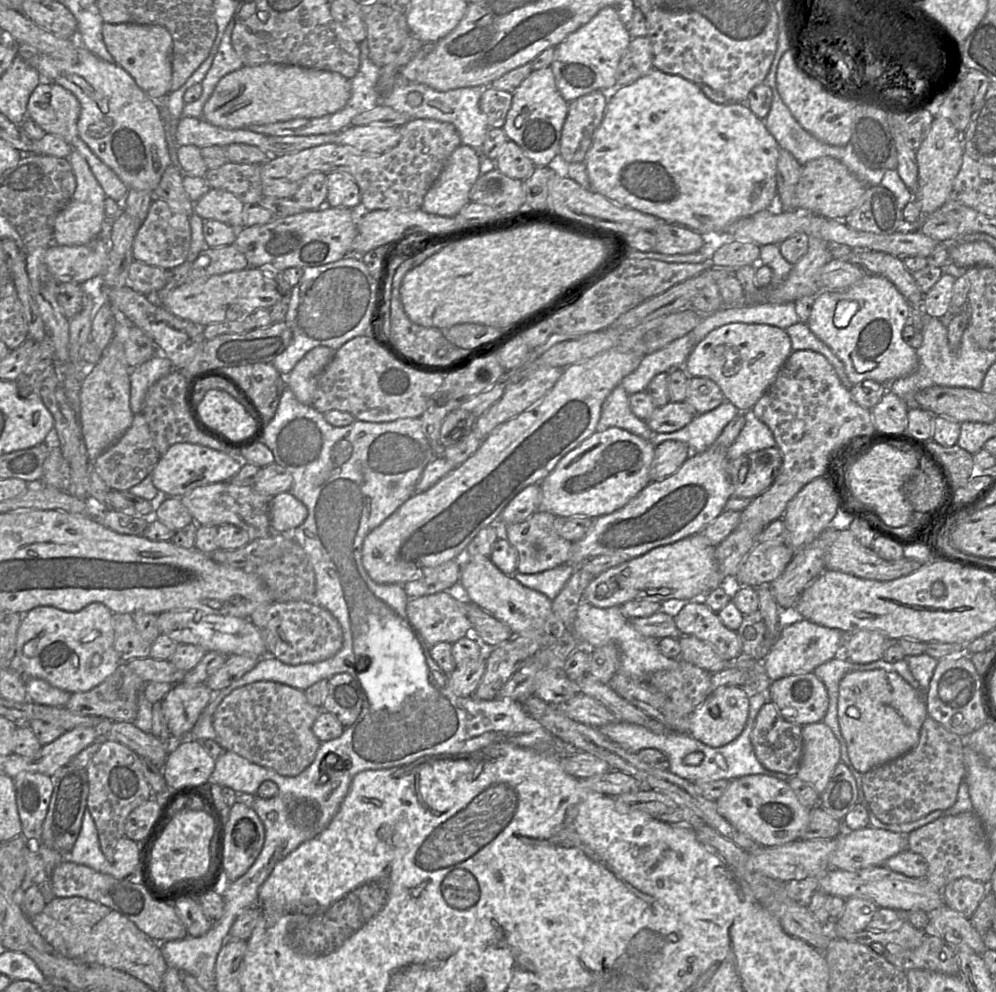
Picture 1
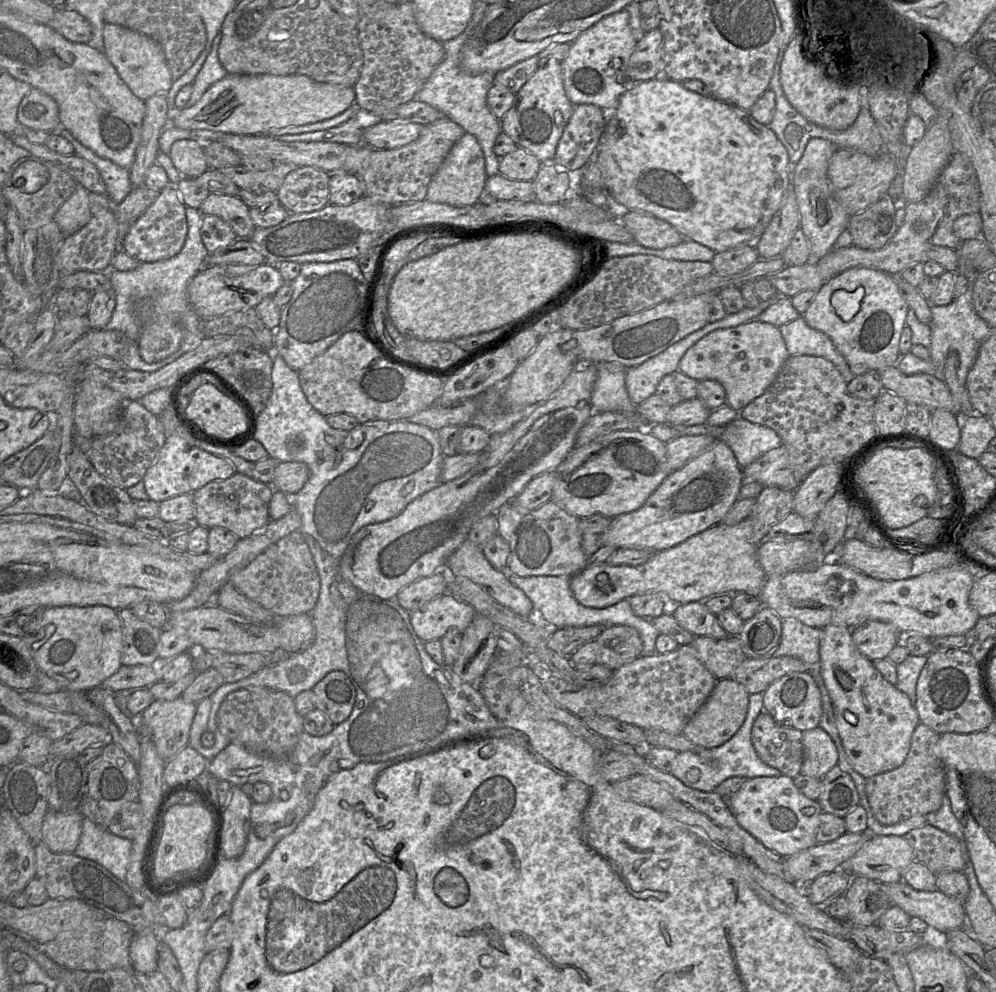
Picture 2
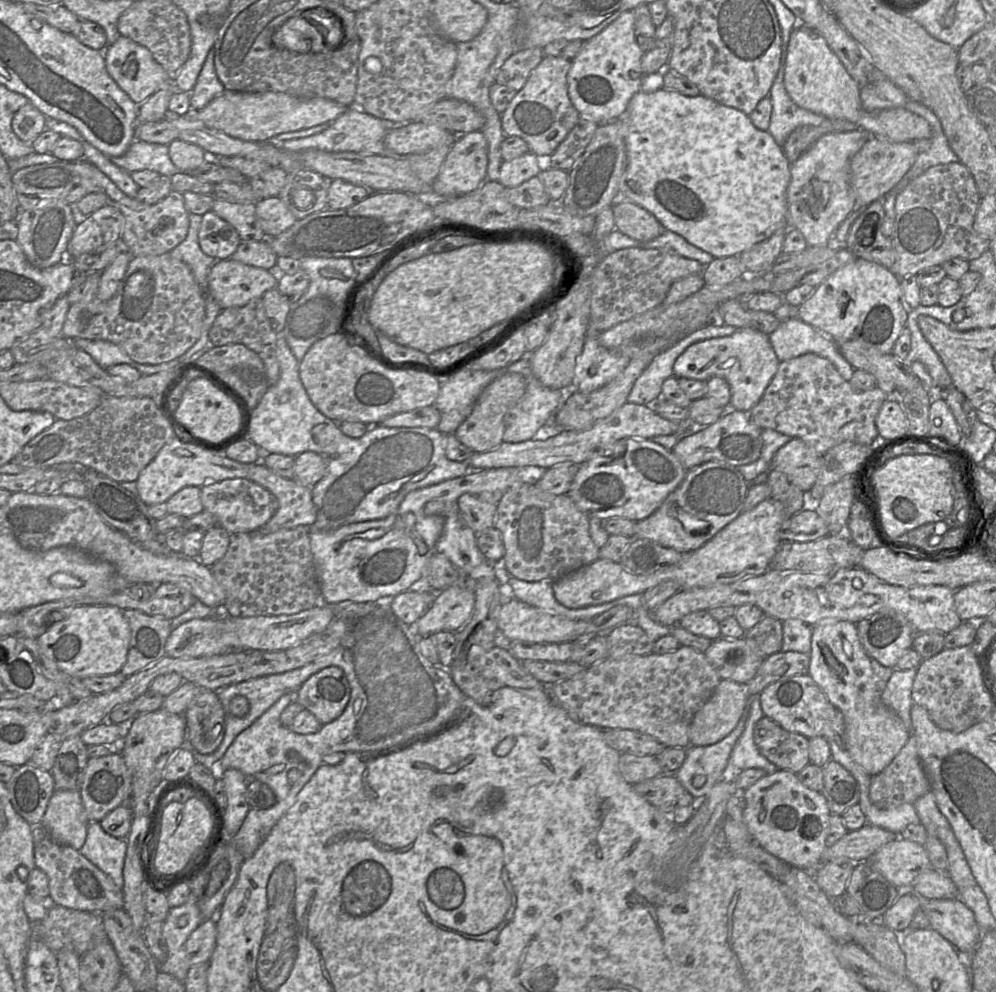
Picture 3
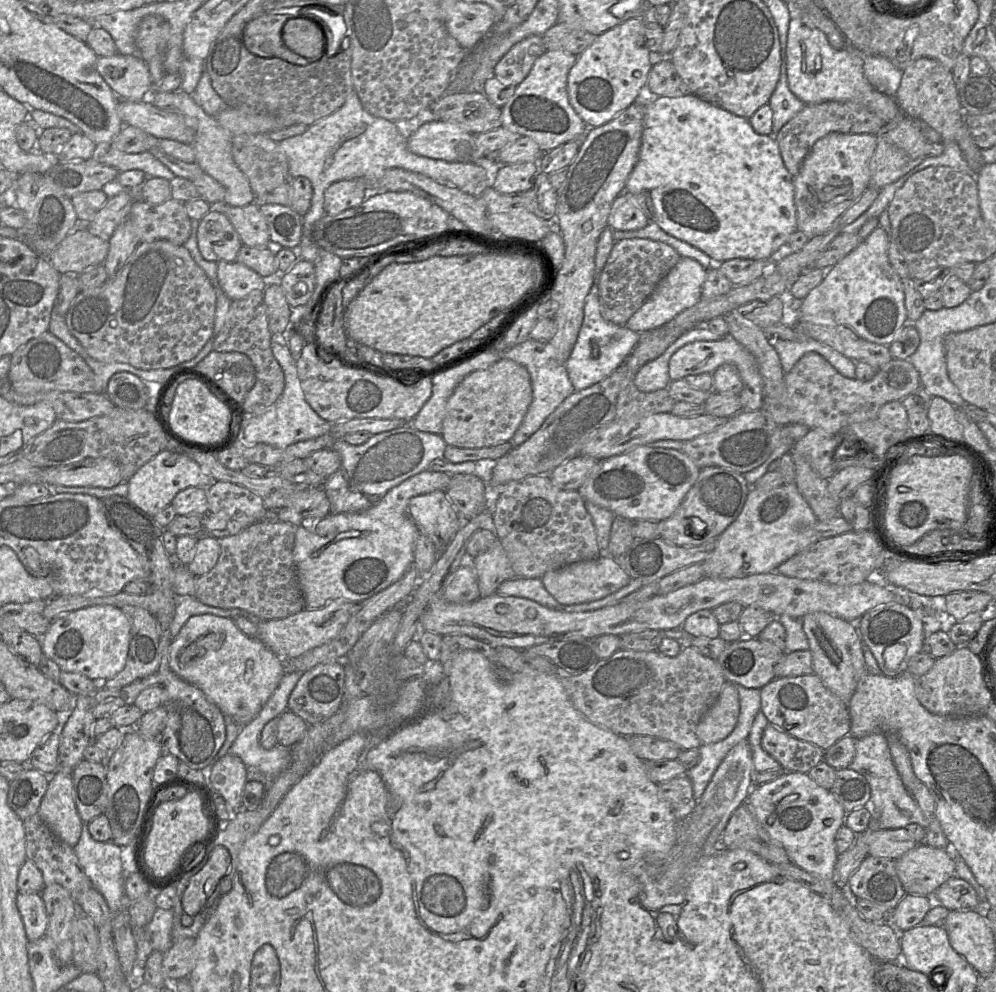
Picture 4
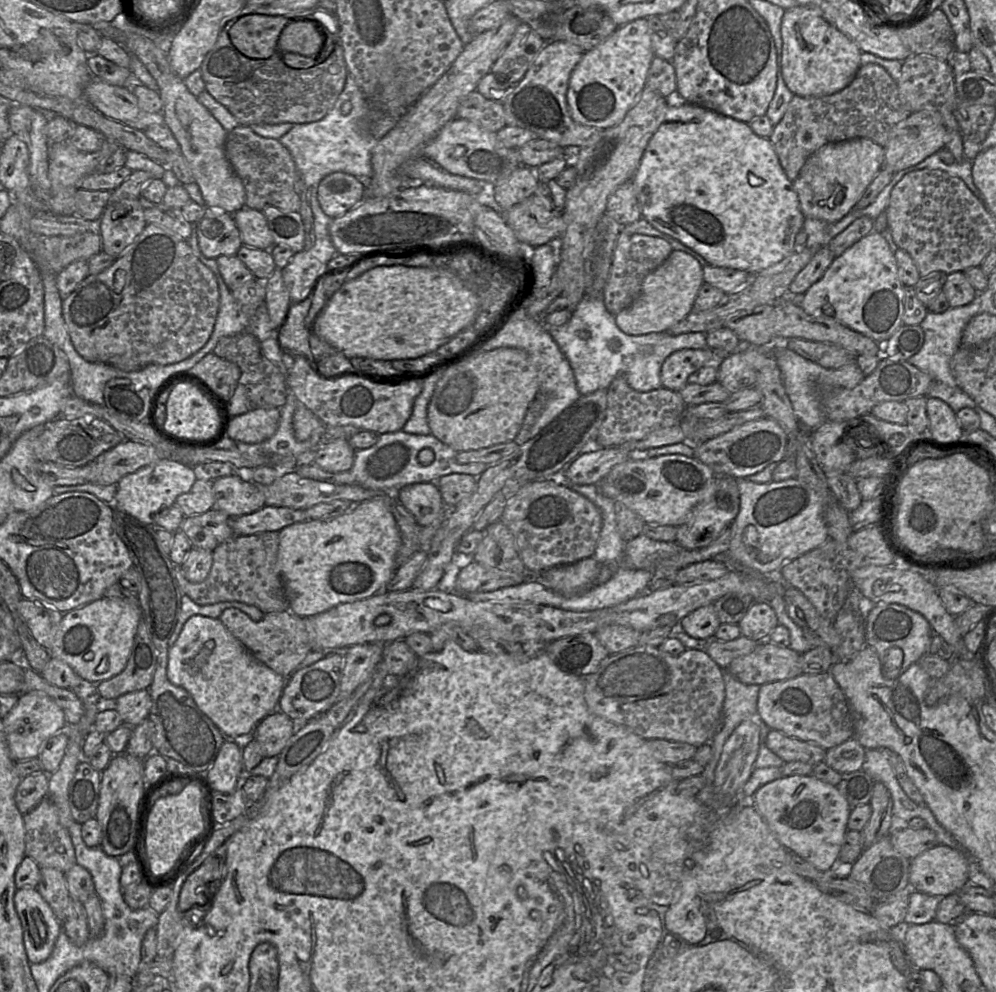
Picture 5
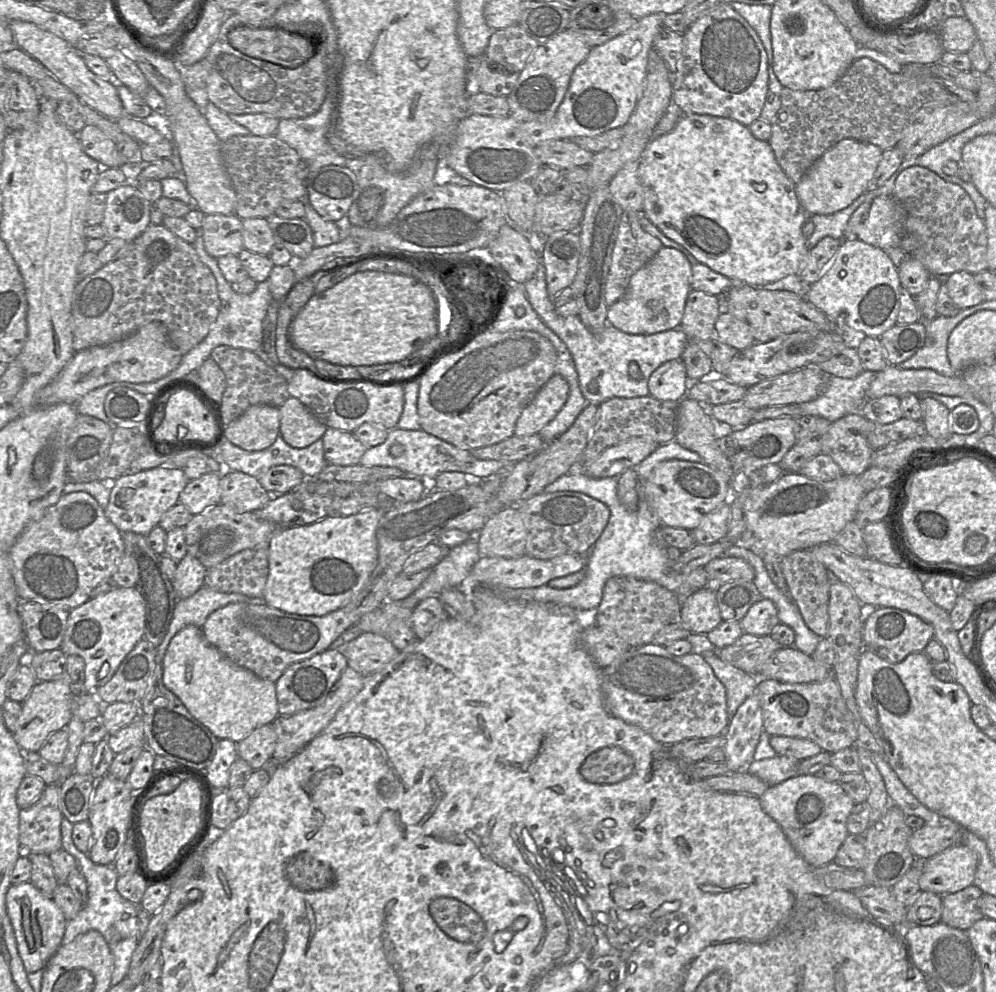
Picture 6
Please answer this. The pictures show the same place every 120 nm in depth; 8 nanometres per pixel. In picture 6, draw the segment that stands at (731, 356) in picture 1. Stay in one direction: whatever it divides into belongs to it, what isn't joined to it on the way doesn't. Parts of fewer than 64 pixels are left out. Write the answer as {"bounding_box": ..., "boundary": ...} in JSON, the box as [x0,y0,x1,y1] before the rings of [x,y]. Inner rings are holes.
{"bounding_box":[648,359,689,402],"boundary":[[[673,359],[658,367],[648,380],[649,395],[659,400],[679,402],[687,394],[689,379],[683,361]]]}

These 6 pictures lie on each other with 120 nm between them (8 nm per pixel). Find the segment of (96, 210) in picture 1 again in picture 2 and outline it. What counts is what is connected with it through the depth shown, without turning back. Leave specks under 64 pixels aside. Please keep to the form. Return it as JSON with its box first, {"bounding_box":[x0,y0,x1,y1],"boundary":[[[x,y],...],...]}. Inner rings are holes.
{"bounding_box":[54,185,92,236],"boundary":[[[78,185],[73,194],[59,207],[54,221],[64,236],[81,229],[92,216],[89,210],[90,192]]]}

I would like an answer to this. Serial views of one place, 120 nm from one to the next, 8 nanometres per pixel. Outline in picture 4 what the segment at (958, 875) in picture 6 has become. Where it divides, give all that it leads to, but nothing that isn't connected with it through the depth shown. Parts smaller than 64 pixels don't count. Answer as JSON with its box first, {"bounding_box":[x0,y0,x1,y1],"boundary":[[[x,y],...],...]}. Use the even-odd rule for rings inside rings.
{"bounding_box":[895,842,955,897],"boundary":[[[924,842],[896,859],[895,865],[906,894],[933,897],[943,883],[955,876],[951,852]]]}

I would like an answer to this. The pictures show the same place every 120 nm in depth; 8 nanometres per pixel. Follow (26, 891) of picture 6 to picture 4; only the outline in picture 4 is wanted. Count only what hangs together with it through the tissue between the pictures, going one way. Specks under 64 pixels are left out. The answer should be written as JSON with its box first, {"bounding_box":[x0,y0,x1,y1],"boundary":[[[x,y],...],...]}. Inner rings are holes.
{"bounding_box":[17,892,48,942],"boundary":[[[19,892],[17,908],[23,920],[29,942],[37,941],[46,935],[48,916],[40,893]]]}

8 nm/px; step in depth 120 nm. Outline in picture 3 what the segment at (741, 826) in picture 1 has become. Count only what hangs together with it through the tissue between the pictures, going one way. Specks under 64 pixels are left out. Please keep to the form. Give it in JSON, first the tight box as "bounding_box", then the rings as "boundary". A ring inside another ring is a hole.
{"bounding_box":[743,769,831,872],"boundary":[[[779,769],[772,774],[767,774],[743,792],[743,819],[751,836],[753,837],[753,840],[763,849],[765,849],[778,859],[784,861],[790,866],[797,867],[806,871],[814,872],[822,865],[822,854],[827,847],[826,838],[829,833],[830,816],[831,811],[823,793],[809,789],[801,783],[797,774],[788,770]]]}

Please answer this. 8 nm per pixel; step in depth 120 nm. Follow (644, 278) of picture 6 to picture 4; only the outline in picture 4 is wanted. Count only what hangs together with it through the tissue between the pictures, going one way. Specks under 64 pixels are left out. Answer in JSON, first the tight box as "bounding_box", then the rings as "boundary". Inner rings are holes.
{"bounding_box":[625,257,707,332],"boundary":[[[681,257],[677,264],[665,275],[651,296],[625,323],[625,327],[635,332],[655,330],[674,319],[682,311],[691,308],[702,298],[702,286],[707,269],[690,257]]]}

